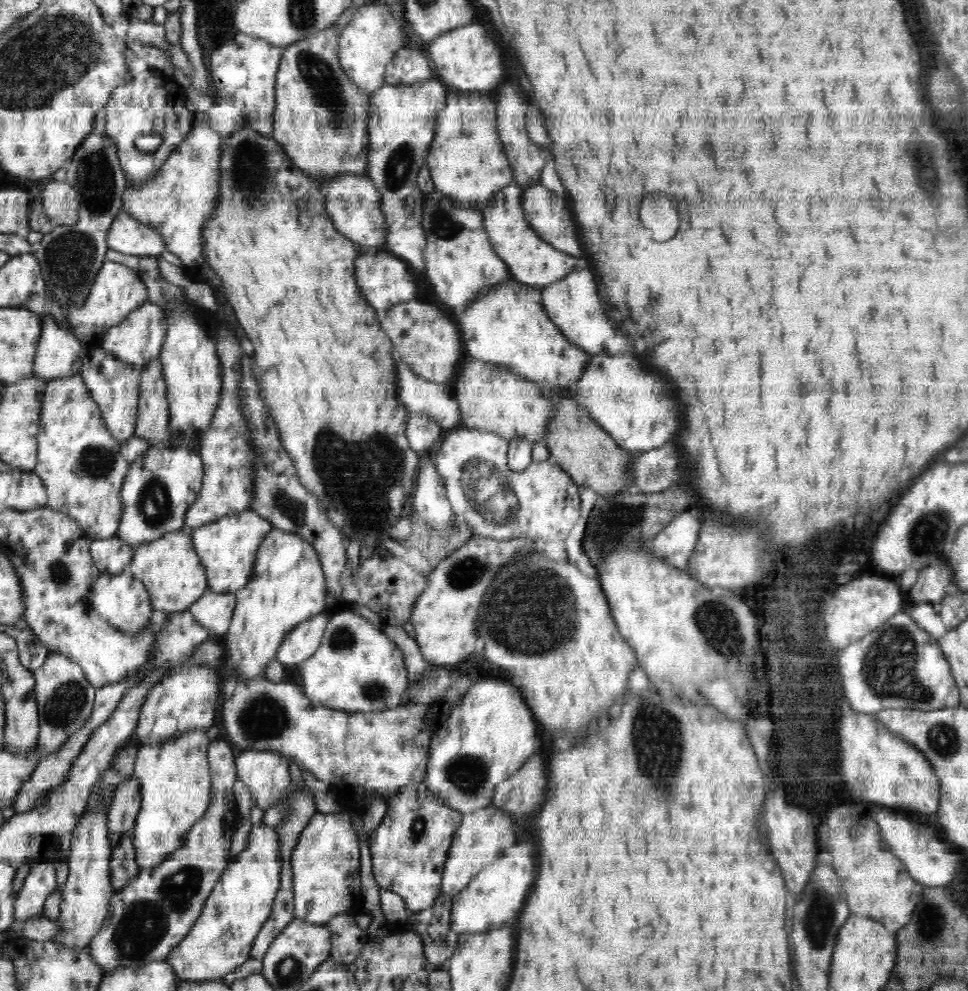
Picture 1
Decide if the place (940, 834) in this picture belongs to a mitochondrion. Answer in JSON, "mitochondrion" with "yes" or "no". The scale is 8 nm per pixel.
{"mitochondrion":"no"}

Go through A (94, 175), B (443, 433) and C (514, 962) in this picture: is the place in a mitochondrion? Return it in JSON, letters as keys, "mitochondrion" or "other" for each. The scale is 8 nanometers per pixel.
{"A":"mitochondrion","B":"other","C":"other"}

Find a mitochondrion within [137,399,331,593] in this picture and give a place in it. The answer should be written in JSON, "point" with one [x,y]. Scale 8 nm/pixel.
{"point":[288,506]}

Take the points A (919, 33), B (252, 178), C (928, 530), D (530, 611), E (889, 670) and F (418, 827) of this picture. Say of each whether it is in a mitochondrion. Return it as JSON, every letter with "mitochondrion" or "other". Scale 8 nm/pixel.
{"A":"other","B":"mitochondrion","C":"mitochondrion","D":"mitochondrion","E":"mitochondrion","F":"mitochondrion"}

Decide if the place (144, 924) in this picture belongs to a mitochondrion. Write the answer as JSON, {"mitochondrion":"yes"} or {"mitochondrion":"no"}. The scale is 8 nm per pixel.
{"mitochondrion":"yes"}

